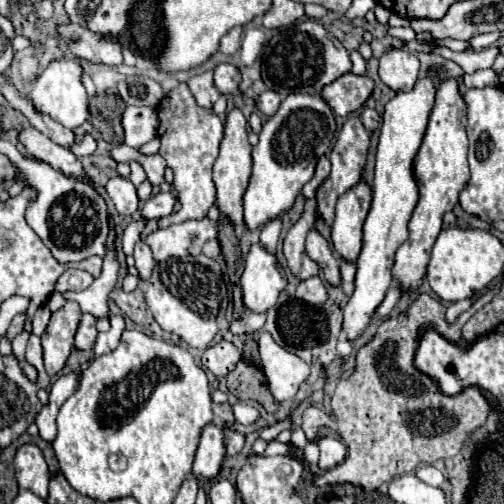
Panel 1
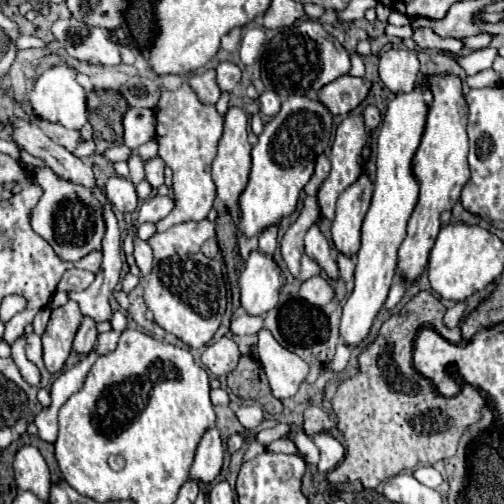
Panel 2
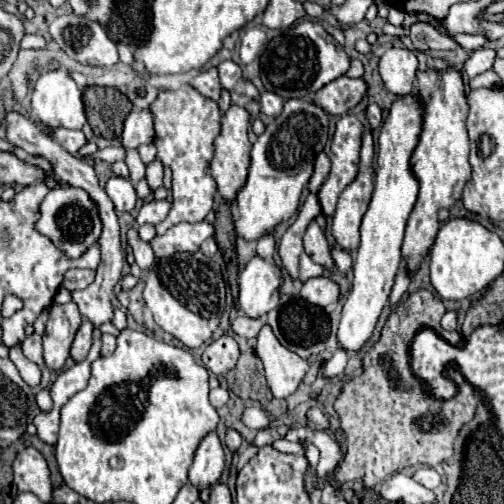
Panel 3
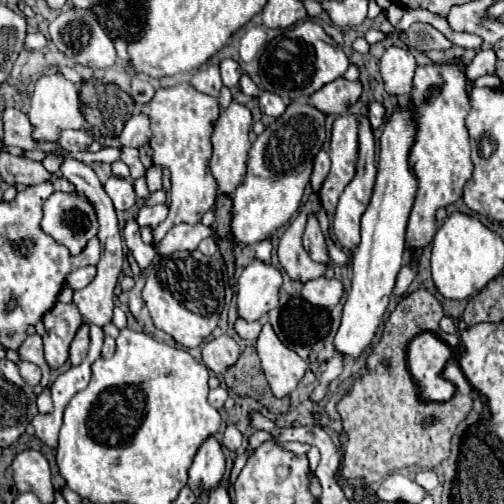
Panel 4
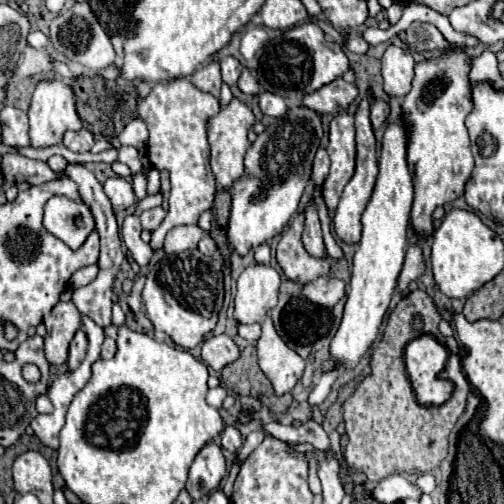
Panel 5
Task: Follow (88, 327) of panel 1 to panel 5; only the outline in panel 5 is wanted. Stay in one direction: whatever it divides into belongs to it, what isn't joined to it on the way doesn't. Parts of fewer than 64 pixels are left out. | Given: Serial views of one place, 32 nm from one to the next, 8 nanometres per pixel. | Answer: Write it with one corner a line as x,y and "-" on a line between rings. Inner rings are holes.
80,328
74,336
74,340
70,342
70,356
68,356
68,368
74,370
80,366
80,362
84,360
86,356
86,346
88,346
88,338
86,338
86,332
84,328

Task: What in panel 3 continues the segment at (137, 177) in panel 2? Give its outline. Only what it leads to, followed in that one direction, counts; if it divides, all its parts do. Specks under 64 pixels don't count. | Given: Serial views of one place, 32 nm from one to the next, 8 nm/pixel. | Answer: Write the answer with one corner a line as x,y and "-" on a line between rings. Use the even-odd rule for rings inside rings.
128,150
124,162
126,162
128,168
130,168
130,180
132,180
134,184
144,178
144,164
142,164
142,160
140,160
140,156
138,156
138,150

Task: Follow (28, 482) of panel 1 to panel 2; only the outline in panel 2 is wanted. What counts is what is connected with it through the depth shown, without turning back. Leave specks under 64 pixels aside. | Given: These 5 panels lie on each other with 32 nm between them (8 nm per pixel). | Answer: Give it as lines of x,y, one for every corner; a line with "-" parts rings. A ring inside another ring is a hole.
22,446
14,458
14,474
20,490
34,492
40,500
48,500
50,472
36,446

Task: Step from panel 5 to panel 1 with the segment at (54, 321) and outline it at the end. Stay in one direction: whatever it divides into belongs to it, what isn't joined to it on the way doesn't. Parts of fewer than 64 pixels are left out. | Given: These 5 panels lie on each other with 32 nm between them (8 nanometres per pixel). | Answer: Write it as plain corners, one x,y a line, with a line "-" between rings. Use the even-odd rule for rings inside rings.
66,300
66,304
52,314
50,324
42,336
42,348
44,348
44,368
48,376
56,376
72,348
74,348
74,334
80,322
80,306
74,300

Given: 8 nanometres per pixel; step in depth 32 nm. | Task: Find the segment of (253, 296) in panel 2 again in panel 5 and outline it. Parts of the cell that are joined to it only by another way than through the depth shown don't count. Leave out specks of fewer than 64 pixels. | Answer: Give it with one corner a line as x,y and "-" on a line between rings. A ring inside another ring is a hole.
264,264
248,266
236,286
234,298
234,316
238,322
252,324
262,322
264,316
278,304
278,288
280,288
280,274

